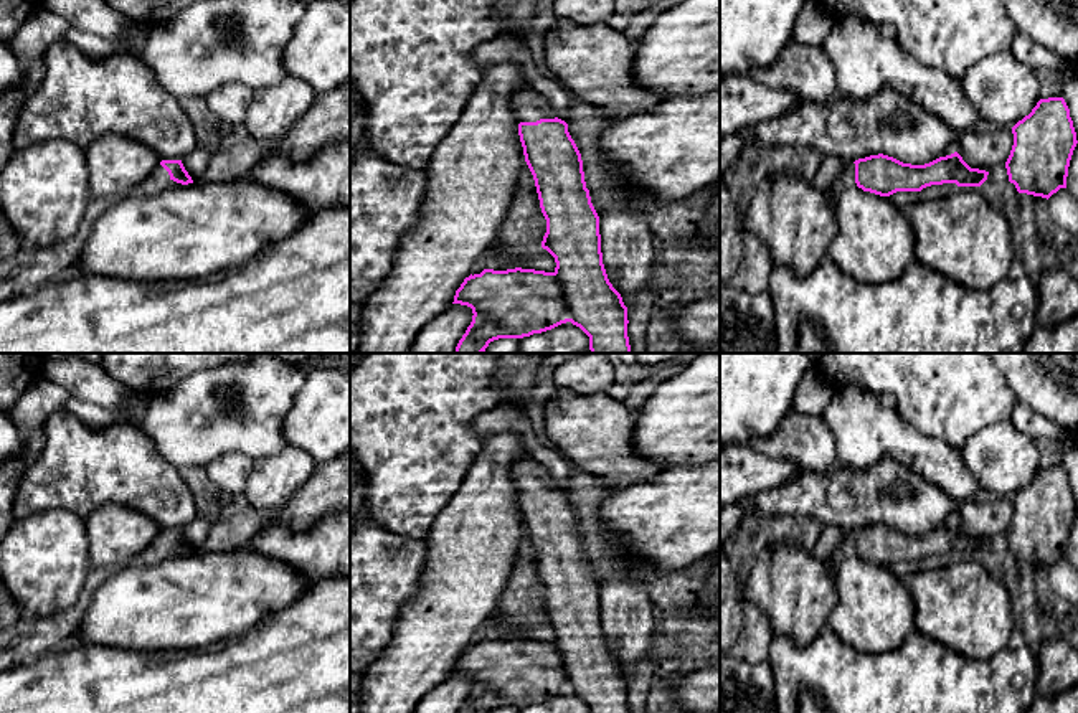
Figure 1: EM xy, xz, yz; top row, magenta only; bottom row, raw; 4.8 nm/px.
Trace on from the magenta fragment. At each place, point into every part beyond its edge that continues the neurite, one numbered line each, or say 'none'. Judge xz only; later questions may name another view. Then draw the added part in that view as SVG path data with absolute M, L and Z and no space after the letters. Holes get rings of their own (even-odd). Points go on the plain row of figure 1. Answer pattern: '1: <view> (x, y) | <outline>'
1: xz (529, 476) | M530 456L513 464L512 477L518 492L537 492L540 489L556 487L546 469Z

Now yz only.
1: yz (846, 550) | M850 531L845 540L839 545L839 548L832 553L830 560L827 561L830 569L837 569L837 566L849 558L857 556L855 553L855 533Z

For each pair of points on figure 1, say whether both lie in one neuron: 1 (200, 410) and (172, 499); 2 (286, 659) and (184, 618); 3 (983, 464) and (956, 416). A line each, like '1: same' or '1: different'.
1: different
2: different
3: different

